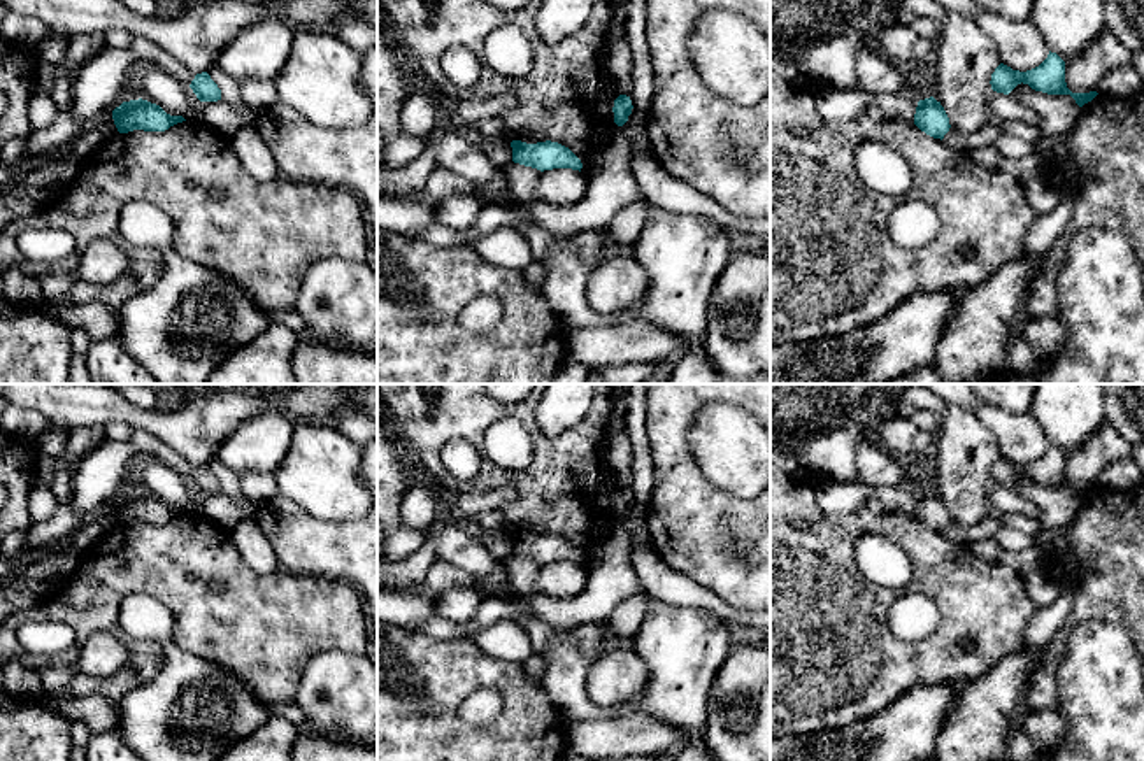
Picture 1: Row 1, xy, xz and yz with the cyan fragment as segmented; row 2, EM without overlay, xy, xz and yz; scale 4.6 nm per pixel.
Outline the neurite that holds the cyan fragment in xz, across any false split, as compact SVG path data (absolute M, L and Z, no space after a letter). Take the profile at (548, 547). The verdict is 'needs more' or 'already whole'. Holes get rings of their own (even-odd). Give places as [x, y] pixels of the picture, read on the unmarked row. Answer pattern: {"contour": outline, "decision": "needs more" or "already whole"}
{"contour": "M512 533L512 554L537 561L540 565L553 563L553 561L572 561L579 563L583 561L581 552L565 538L558 535L537 535L537 537L526 537L521 533Z", "decision": "already whole"}

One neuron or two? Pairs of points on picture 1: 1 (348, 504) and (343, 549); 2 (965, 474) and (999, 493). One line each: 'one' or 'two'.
1: two
2: two

